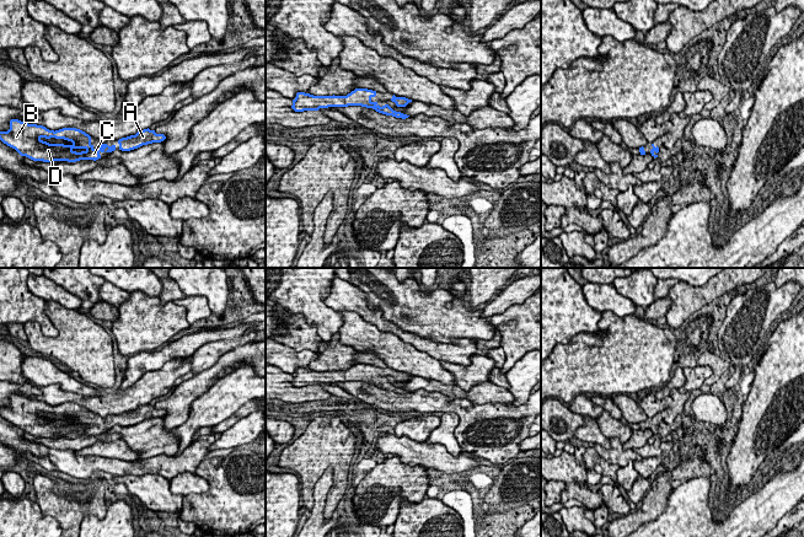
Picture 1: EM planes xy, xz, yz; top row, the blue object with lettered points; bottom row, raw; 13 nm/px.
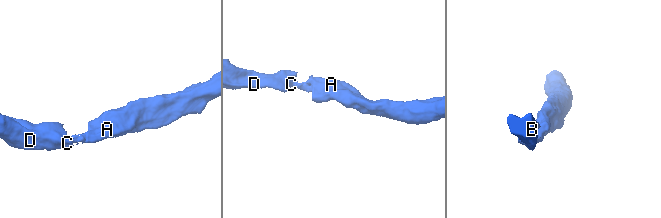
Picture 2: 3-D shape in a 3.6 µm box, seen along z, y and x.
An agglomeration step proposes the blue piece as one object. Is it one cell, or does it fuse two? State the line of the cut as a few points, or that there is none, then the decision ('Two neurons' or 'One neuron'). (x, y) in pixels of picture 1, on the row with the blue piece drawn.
No split. One neuron

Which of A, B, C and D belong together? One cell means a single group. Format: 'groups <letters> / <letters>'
groups A B C D

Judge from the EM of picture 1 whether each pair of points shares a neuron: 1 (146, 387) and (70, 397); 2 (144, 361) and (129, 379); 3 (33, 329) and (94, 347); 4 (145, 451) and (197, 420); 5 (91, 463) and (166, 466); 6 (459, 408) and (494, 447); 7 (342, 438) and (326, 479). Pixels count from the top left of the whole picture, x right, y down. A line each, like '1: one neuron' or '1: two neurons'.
1: one neuron
2: one neuron
3: one neuron
4: two neurons
5: one neuron
6: one neuron
7: two neurons

